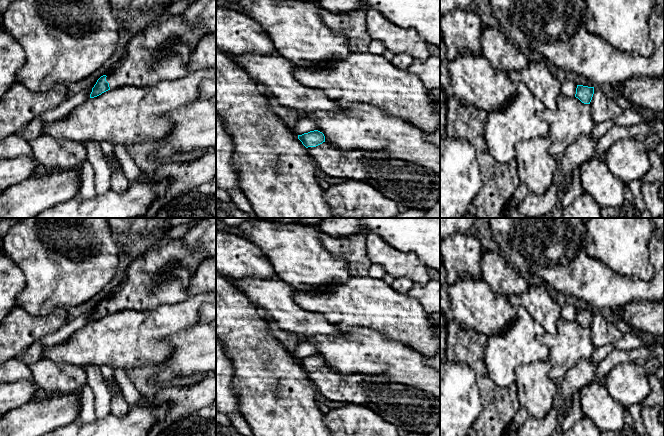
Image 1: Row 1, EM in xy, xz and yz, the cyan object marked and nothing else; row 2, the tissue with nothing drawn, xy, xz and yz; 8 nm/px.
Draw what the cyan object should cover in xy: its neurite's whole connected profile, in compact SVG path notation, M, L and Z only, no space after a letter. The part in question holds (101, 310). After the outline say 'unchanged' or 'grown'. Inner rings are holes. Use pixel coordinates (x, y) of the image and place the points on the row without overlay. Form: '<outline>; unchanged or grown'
M184 238L148 250L127 267L114 295L97 304L90 322L120 310L150 310L186 300L191 277L204 260L206 255L192 251Z; grown

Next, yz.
M577 309L575 321L590 329L595 348L614 344L624 335L611 319L609 312Z; grown

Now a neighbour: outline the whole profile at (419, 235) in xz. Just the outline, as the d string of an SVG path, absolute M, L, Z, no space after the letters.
M359 218L363 234L378 234L404 253L414 252L428 270L440 272L440 218Z

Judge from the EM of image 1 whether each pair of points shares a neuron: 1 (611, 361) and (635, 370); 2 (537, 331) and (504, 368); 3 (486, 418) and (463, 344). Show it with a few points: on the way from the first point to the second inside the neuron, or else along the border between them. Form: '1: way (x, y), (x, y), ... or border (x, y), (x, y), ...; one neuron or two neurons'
1: border (637, 360), (618, 363), (602, 381); two neurons
2: way (528, 339), (508, 359); one neuron
3: way (487, 400), (487, 388), (476, 362); one neuron

